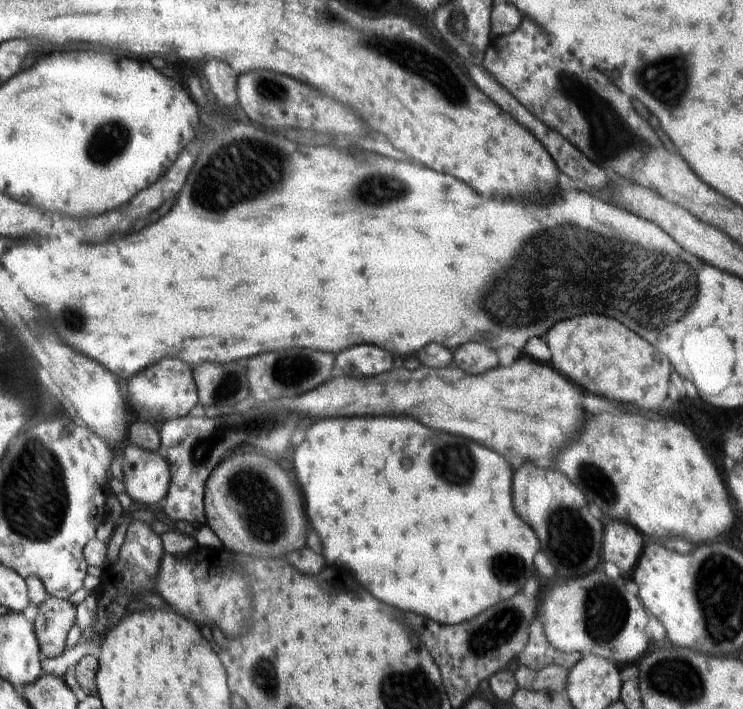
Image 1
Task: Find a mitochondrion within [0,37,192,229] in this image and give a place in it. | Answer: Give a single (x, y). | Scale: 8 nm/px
(110, 140)

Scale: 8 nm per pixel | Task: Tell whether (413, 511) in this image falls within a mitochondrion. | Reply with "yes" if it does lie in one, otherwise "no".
no

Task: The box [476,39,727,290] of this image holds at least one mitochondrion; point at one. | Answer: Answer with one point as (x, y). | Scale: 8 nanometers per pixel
(611, 133)

